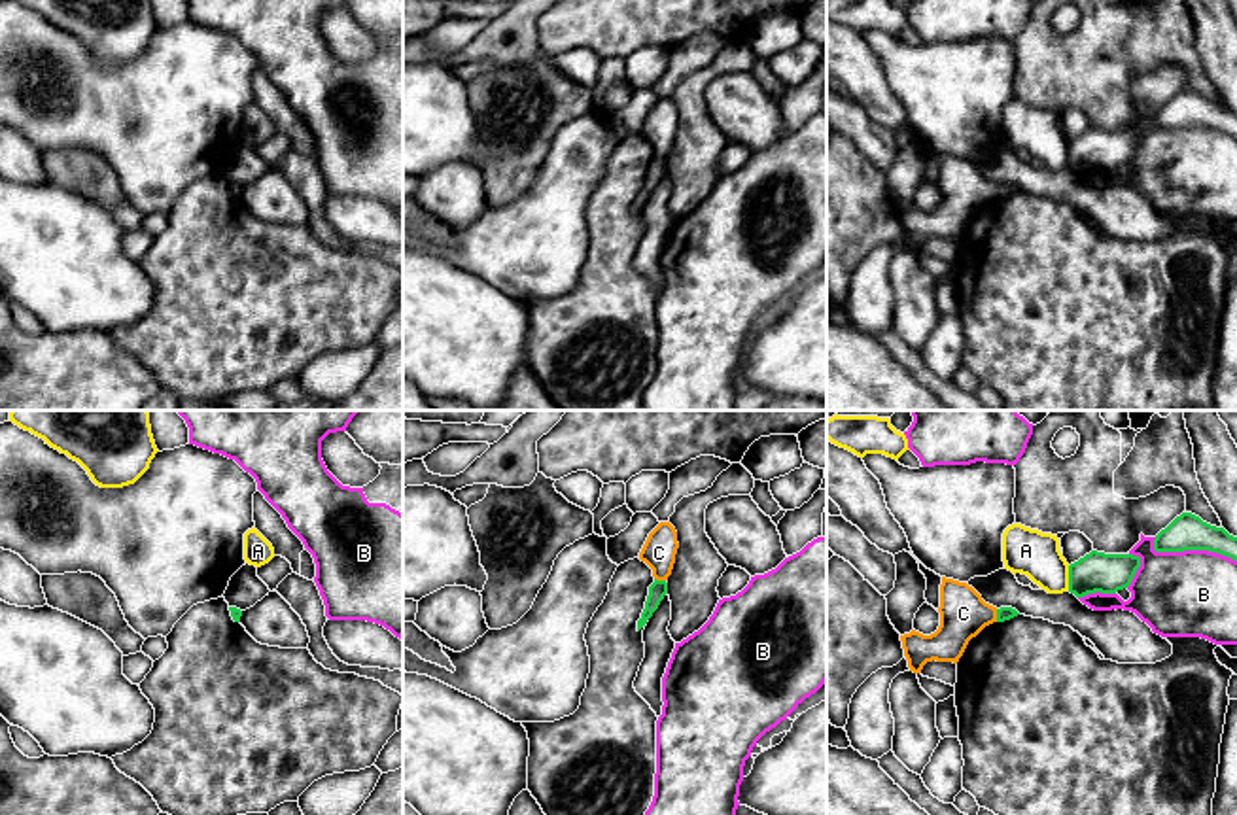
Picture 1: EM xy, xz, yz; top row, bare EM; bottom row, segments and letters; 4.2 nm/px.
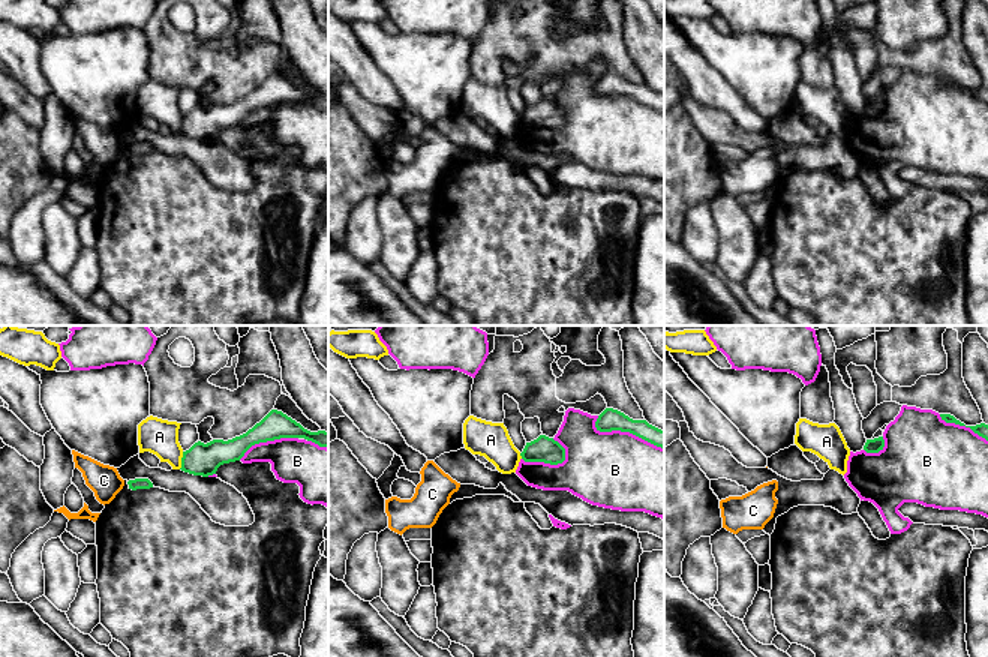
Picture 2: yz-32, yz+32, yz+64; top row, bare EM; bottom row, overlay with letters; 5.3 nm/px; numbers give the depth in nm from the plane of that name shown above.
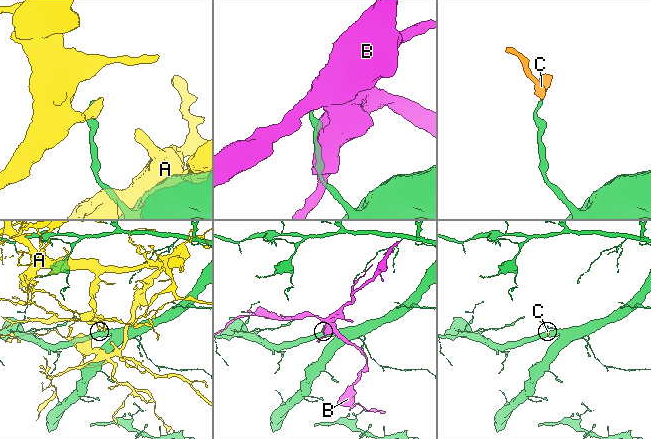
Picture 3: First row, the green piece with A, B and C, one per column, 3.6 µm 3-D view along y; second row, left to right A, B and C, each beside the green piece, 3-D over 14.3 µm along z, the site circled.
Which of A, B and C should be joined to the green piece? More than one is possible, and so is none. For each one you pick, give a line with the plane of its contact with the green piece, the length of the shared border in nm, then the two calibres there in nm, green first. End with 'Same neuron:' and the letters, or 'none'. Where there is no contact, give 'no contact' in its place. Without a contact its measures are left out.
C: contact in yz; length 60 nm; calibres 60 and 200 nm
Same neuron: C

